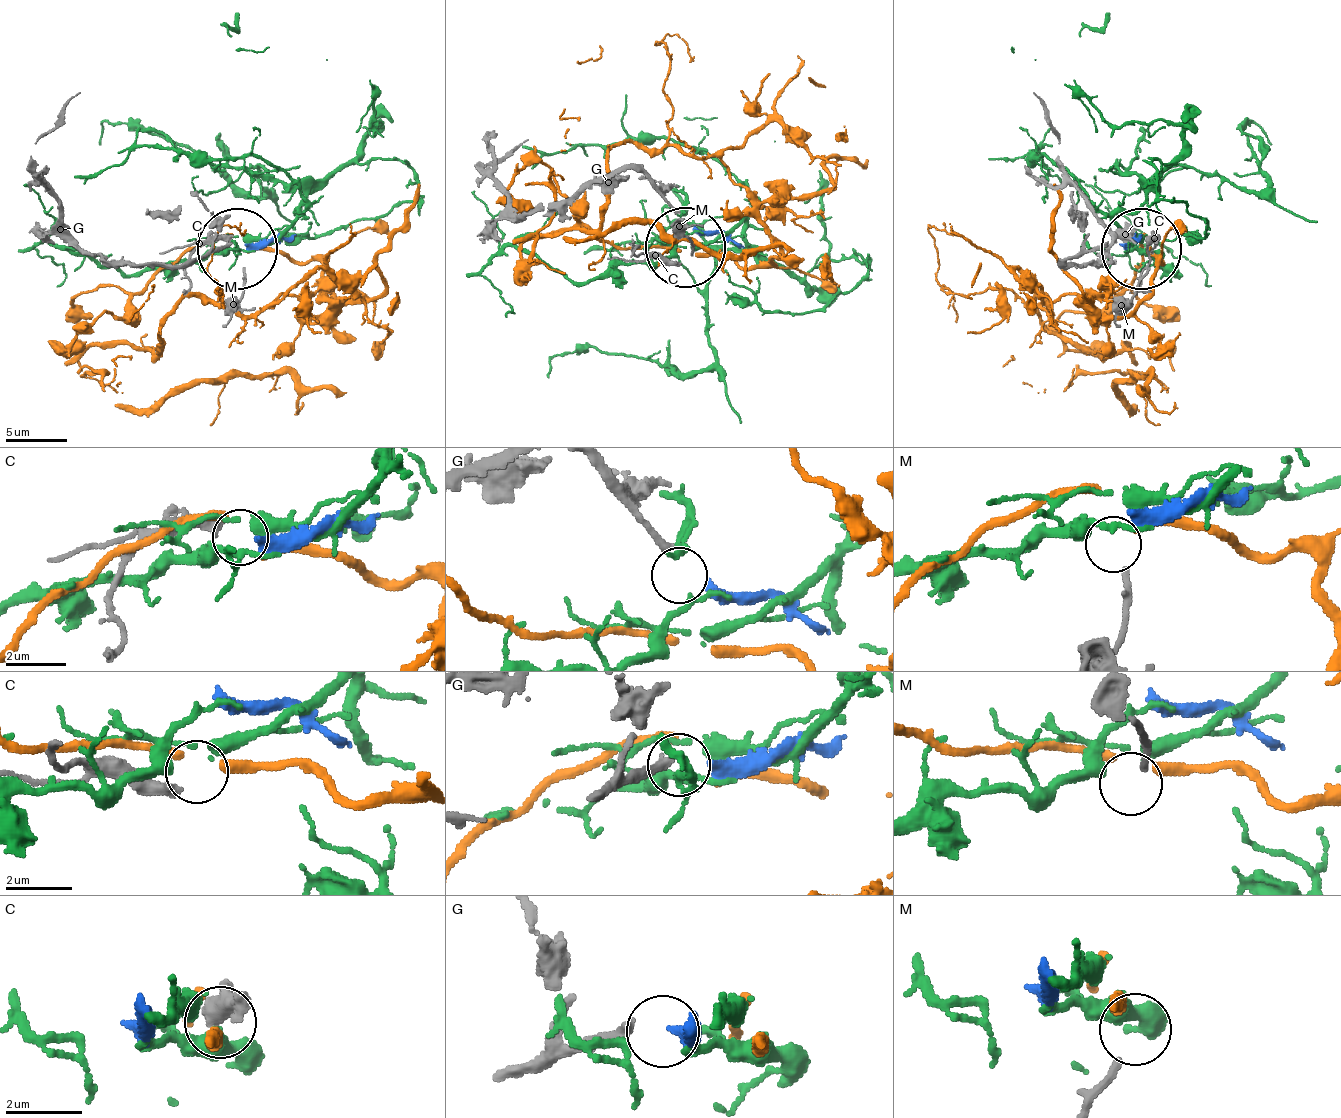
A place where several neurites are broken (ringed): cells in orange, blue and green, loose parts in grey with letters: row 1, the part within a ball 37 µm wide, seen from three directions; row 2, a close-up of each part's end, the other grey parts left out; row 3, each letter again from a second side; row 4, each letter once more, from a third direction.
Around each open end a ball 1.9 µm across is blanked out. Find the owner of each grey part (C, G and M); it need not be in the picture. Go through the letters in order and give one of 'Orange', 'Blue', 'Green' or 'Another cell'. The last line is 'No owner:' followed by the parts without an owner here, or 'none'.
C: Another cell
G: Blue
M: Orange
No owner: C

